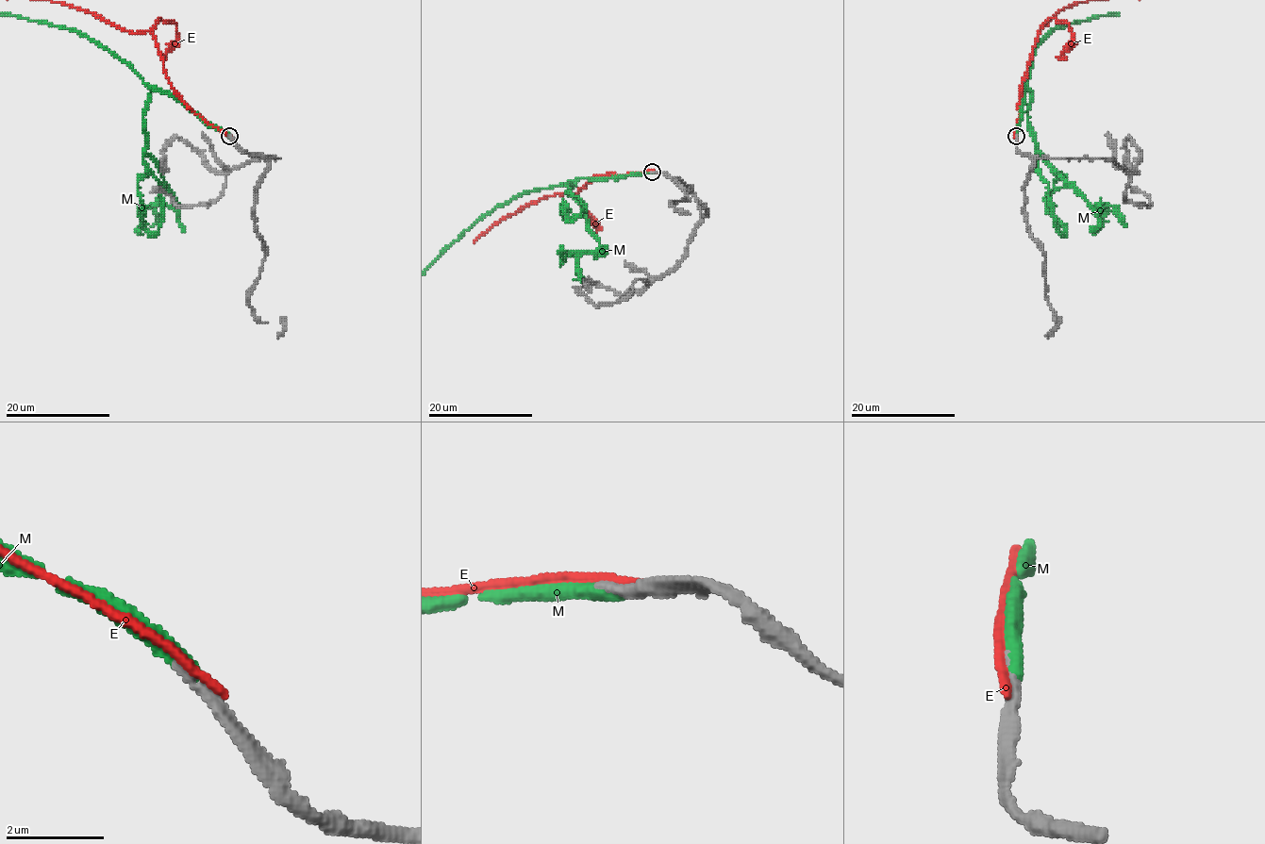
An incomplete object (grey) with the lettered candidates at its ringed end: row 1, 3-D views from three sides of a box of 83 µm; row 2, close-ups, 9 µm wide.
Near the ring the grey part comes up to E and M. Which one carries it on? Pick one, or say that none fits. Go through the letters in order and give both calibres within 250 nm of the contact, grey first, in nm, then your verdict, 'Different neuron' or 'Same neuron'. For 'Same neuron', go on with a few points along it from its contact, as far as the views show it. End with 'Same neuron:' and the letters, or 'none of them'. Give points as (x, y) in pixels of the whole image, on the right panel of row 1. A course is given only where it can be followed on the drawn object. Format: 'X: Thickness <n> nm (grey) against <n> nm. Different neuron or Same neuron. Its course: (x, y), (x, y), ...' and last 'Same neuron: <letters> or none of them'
E: Thickness 320 nm (grey) against 200 nm. Different neuron
M: Thickness 280 nm (grey) against 360 nm. Same neuron
Same neuron: M

